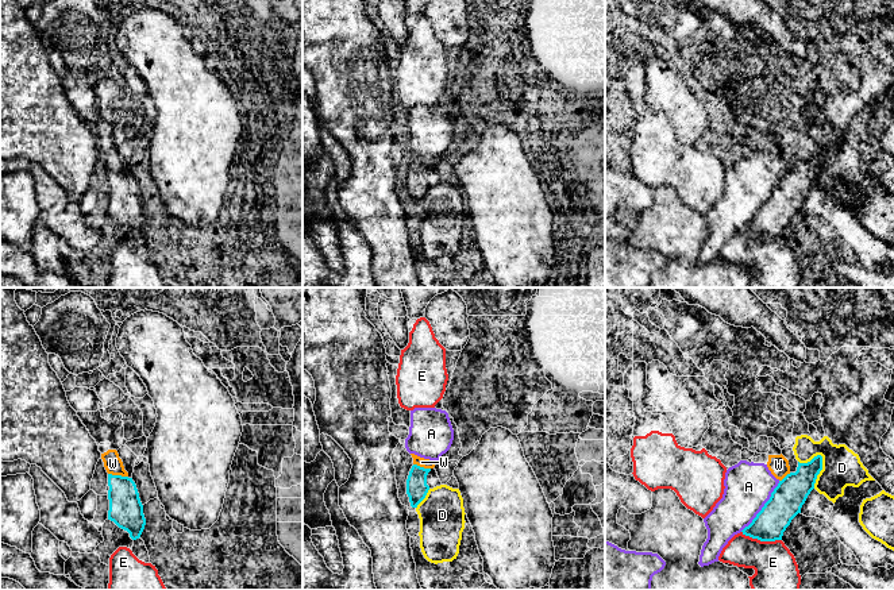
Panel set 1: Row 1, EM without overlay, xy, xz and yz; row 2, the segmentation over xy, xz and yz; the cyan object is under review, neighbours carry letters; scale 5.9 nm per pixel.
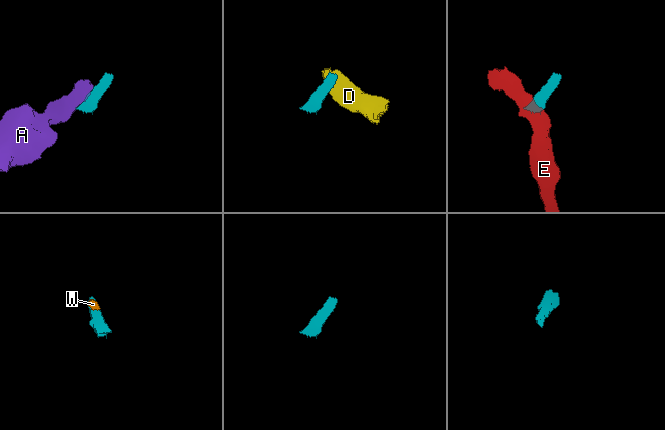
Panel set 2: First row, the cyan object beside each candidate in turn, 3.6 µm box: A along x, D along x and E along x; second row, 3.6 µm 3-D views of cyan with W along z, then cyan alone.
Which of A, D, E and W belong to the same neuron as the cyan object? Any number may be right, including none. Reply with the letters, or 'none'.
none

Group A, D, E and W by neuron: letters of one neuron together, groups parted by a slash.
A W / D / E

